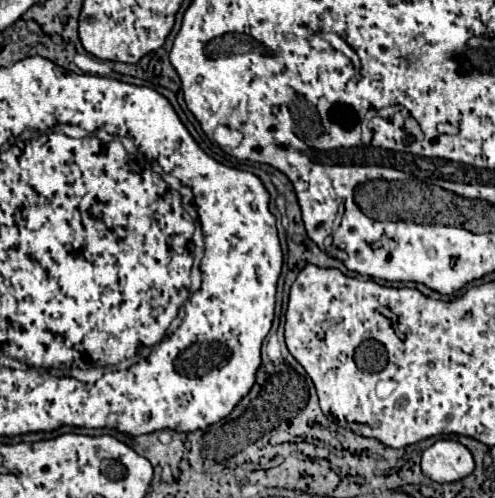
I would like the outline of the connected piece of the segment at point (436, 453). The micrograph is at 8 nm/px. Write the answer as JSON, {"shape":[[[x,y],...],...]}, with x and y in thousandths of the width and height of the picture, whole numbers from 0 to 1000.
{"shape":[[[883,884],[855,908],[851,944],[879,968],[923,968],[956,948],[952,908],[923,884]]]}

